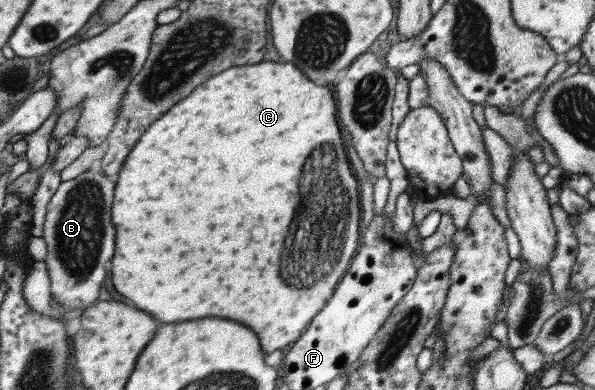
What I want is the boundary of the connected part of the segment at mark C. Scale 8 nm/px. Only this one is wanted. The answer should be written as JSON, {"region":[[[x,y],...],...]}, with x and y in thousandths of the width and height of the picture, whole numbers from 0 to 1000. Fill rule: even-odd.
{"region":[[[452,156],[429,164],[429,169],[398,169],[345,205],[314,251],[308,251],[281,292],[274,292],[274,303],[267,303],[261,318],[247,328],[247,338],[230,359],[227,379],[220,385],[220,395],[213,400],[203,431],[203,451],[193,472],[193,513],[190,513],[190,544],[187,544],[187,564],[197,590],[193,656],[187,667],[190,677],[187,713],[190,713],[193,744],[203,759],[217,764],[230,790],[250,800],[267,826],[308,826],[308,821],[331,821],[331,815],[348,815],[348,810],[395,815],[402,826],[418,831],[429,846],[444,908],[455,908],[462,897],[479,900],[513,851],[529,808],[551,777],[605,631],[603,574],[608,554],[603,541],[607,533],[605,467],[588,413],[583,415],[582,379],[576,385],[578,367],[573,359],[576,359],[573,333],[566,323],[566,272],[563,272],[556,236],[546,221],[529,221],[492,164],[482,164],[482,159],[466,164],[462,156]]]}

